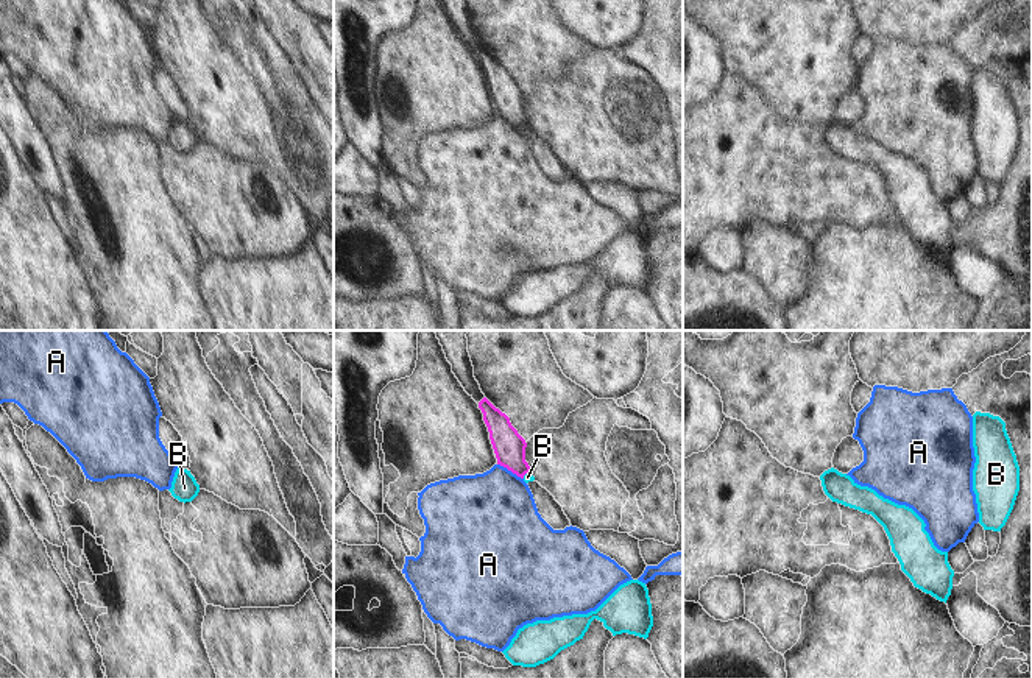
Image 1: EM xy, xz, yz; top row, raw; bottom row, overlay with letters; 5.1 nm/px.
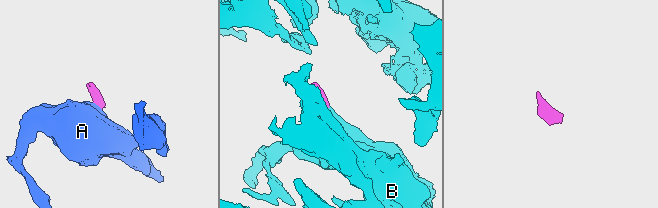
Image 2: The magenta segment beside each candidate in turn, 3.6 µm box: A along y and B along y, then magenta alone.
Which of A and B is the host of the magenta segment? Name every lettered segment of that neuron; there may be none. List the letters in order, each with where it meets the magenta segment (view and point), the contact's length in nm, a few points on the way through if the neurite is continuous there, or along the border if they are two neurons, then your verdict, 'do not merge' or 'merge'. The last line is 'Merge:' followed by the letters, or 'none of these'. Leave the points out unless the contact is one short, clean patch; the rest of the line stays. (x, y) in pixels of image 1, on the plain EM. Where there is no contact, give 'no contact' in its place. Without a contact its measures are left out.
A: contact xz (510, 120); length 160 nm; border xz (498, 114), (523, 130); do not merge
B: contact xz (526, 123); length 50 nm; way xz (508, 97), (515, 112), (526, 123), (527, 128); merge
Merge: B

